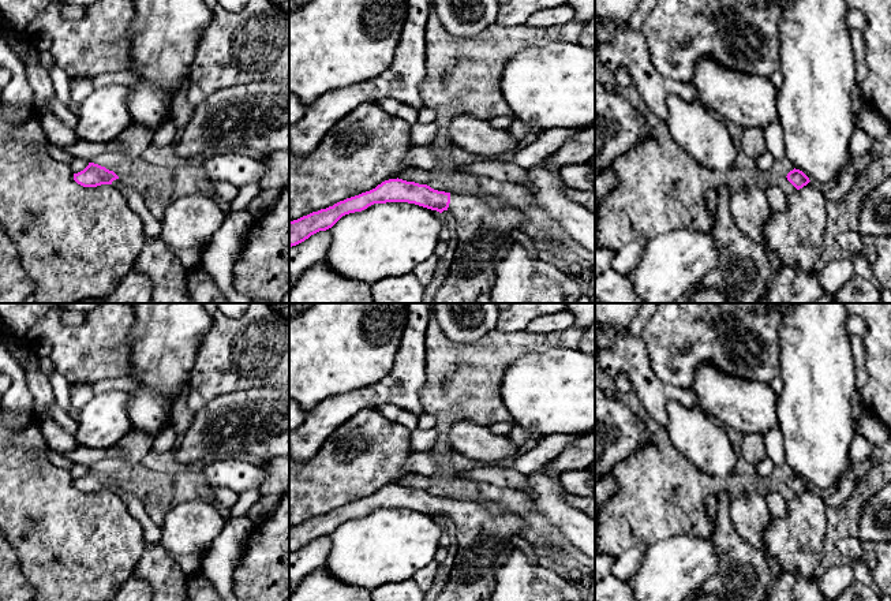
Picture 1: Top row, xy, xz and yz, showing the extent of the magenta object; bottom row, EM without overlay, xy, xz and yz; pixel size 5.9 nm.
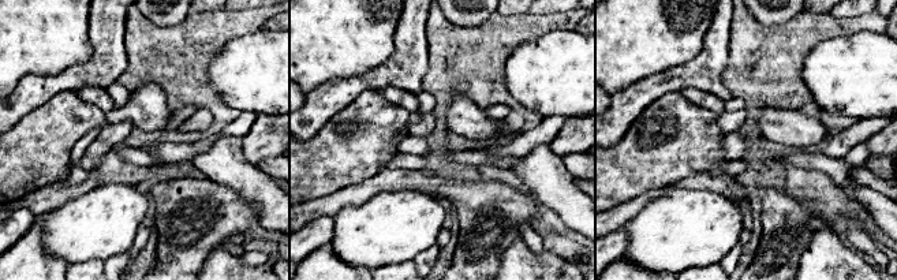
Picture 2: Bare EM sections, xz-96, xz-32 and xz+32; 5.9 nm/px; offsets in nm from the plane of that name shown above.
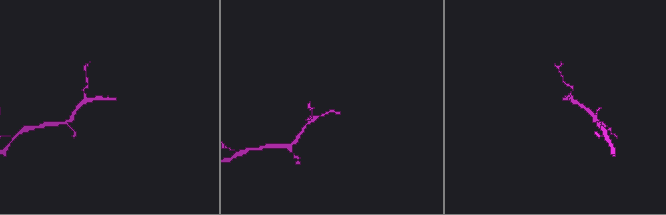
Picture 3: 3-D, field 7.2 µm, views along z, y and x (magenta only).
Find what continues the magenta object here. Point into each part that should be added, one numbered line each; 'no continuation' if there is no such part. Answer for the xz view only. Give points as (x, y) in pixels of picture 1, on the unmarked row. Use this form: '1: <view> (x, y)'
1: xz (483, 530)

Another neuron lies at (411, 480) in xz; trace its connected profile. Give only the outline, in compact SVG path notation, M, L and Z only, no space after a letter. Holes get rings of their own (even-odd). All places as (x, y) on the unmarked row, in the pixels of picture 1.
M408 471L398 479L398 485L430 492L431 488L437 484L437 479L438 477L423 477L420 474Z

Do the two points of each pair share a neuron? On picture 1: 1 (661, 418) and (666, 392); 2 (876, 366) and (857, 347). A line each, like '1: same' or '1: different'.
1: same
2: different

